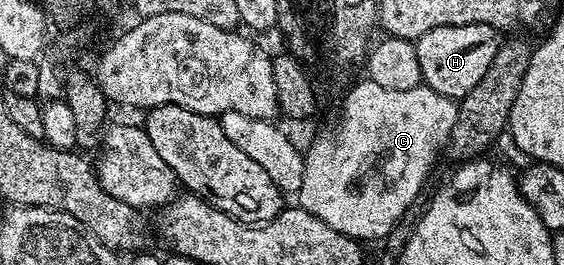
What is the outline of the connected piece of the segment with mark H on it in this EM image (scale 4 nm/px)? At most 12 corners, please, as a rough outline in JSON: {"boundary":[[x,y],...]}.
{"boundary":[[498,27],[431,28],[416,39],[421,81],[460,100],[502,44]]}

